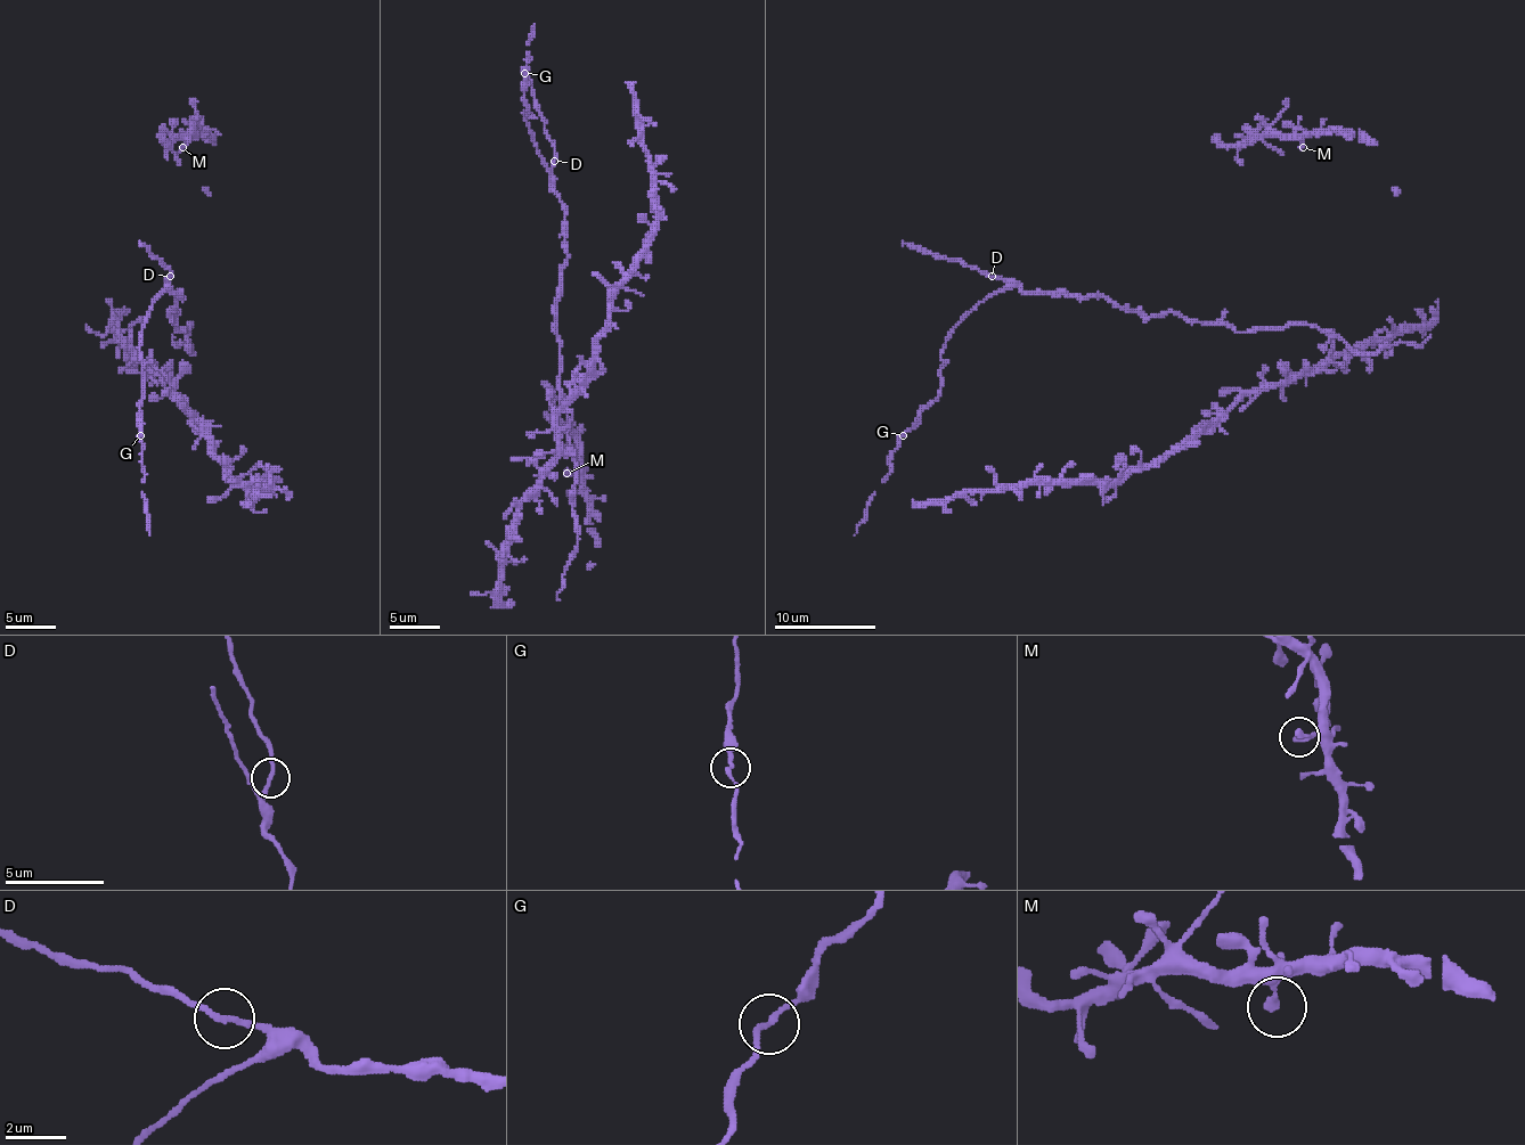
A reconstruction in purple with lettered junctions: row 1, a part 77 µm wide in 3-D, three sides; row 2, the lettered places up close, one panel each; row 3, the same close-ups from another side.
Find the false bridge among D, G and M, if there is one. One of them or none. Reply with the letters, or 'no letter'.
no letter

